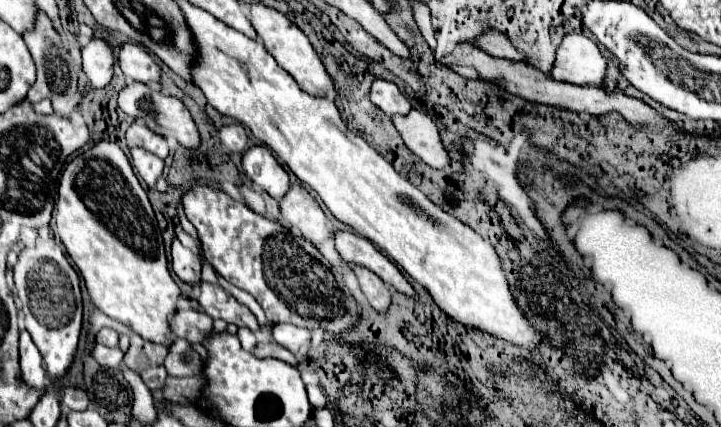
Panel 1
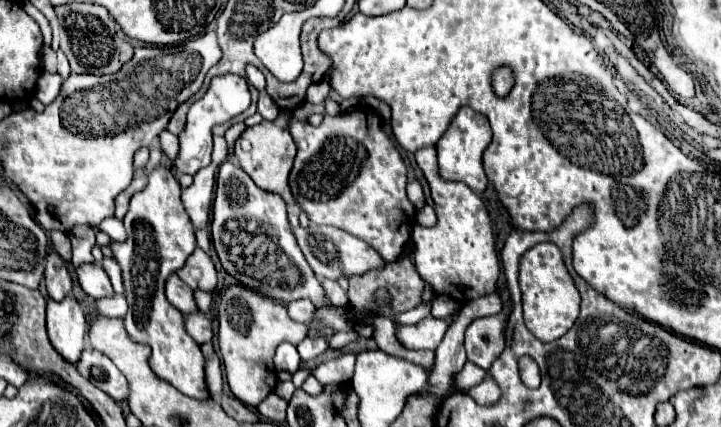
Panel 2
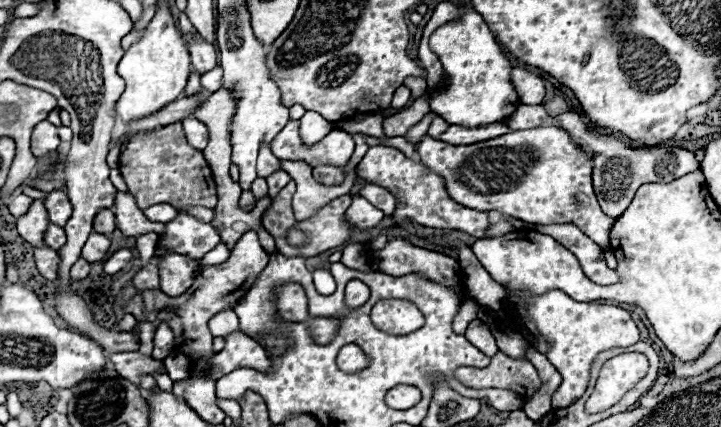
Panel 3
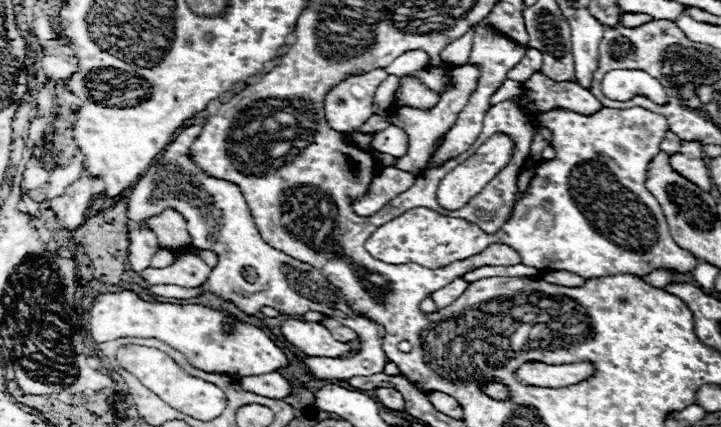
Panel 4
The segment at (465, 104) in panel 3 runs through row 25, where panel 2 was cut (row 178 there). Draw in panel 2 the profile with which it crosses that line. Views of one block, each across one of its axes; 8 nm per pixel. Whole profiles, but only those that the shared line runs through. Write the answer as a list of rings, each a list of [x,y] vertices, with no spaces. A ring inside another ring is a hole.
[[[460,108],[454,120],[450,122],[446,134],[436,144],[440,174],[446,180],[460,180],[468,184],[474,192],[482,192],[488,182],[482,168],[482,152],[490,144],[490,138],[492,138],[492,130],[490,130],[488,118],[472,108]]]

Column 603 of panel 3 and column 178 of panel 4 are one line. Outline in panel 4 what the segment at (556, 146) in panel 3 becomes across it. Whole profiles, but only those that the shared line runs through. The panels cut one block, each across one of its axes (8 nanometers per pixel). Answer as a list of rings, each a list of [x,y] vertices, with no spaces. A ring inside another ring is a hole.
[[[166,208],[164,212],[160,212],[158,216],[150,216],[148,220],[140,222],[140,226],[152,230],[160,244],[166,246],[166,248],[180,248],[180,246],[186,246],[186,220],[180,212],[172,210],[172,208]]]

